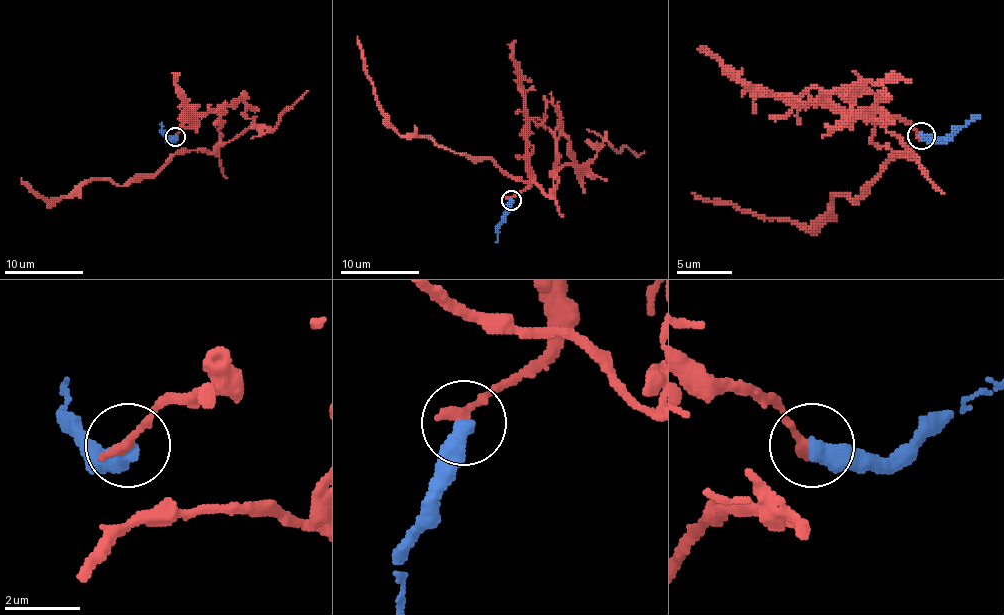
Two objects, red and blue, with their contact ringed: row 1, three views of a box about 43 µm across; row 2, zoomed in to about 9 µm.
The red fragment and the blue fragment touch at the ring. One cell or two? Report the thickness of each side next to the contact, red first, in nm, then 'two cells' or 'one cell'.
320 nm thick on the red side, 500 nm on the other; two cells

